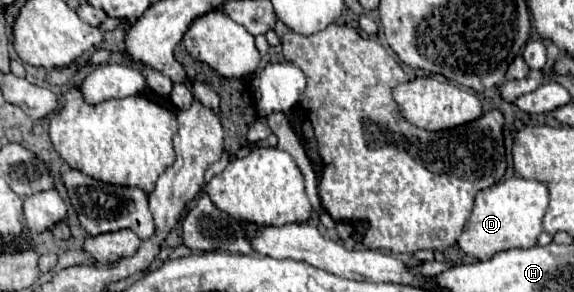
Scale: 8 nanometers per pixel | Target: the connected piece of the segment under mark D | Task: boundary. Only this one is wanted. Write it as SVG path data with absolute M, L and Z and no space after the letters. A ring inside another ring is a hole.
M510 178L484 188L474 198L474 208L458 238L464 254L476 260L490 260L494 254L510 248L532 248L542 232L542 216L548 208L548 186L538 180Z

